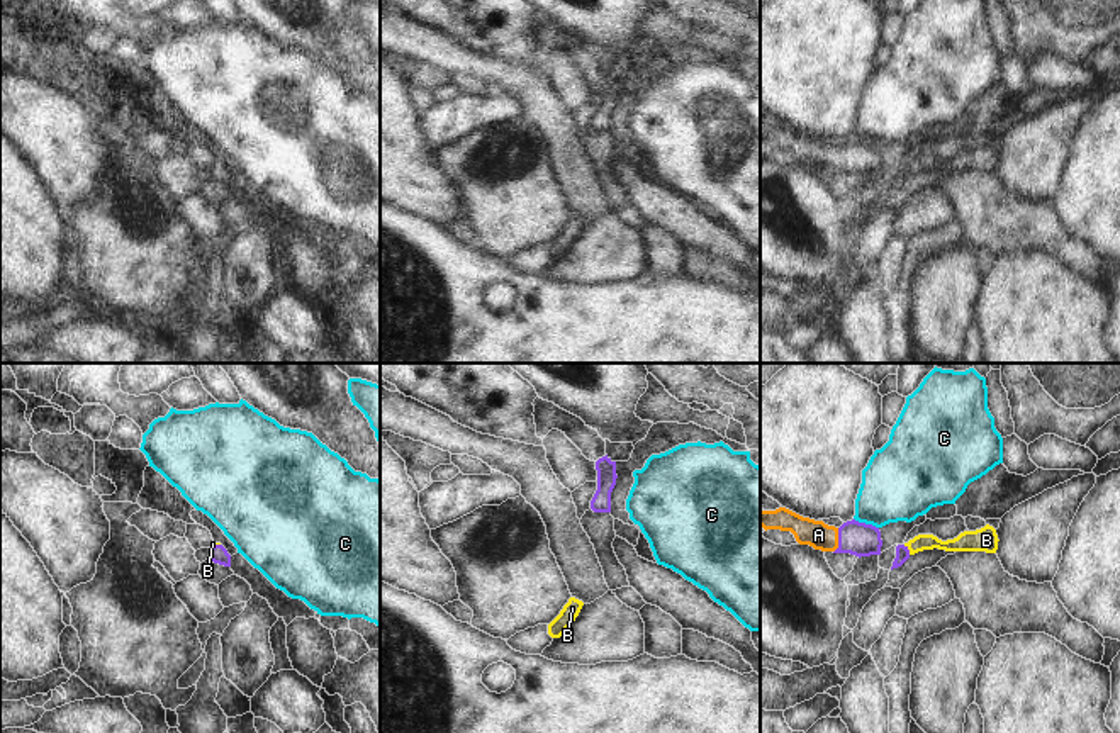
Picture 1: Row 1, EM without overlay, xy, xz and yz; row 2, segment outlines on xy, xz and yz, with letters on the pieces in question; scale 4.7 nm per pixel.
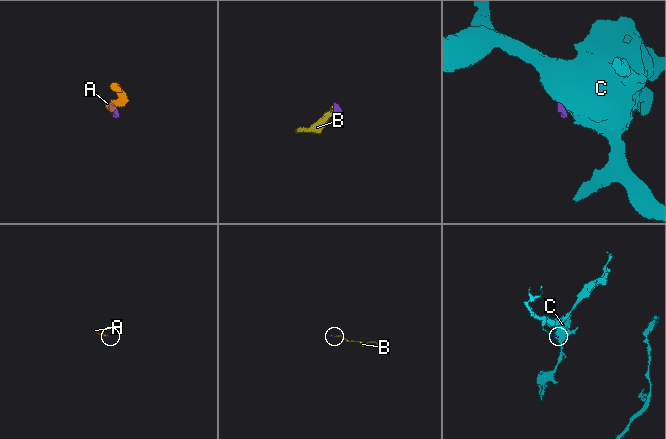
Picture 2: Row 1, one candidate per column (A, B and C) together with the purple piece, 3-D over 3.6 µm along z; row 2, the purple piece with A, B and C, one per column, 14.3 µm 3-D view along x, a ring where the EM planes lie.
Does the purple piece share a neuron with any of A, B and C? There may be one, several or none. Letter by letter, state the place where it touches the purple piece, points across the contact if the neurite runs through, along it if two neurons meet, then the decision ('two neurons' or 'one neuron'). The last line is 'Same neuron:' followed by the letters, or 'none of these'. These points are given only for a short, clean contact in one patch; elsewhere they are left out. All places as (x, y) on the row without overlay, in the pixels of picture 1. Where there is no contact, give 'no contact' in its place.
A: contact yz (839, 160); way yz (857, 158), (839, 160), (818, 155); one neuron
B: contact yz (908, 170); way yz (901, 172), (908, 170), (922, 162); one neuron
C: contact yz (864, 143); border yz (854, 138), (878, 148); two neurons
Same neuron: A, B

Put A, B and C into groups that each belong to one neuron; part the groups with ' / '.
A B / C

